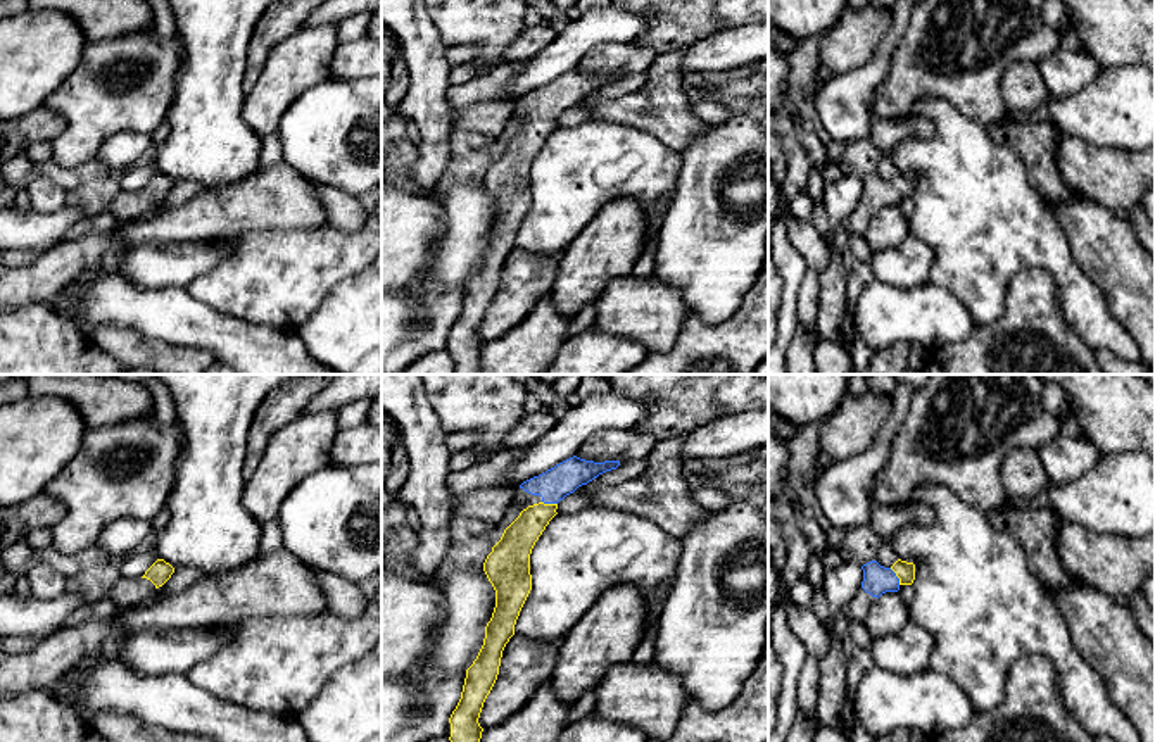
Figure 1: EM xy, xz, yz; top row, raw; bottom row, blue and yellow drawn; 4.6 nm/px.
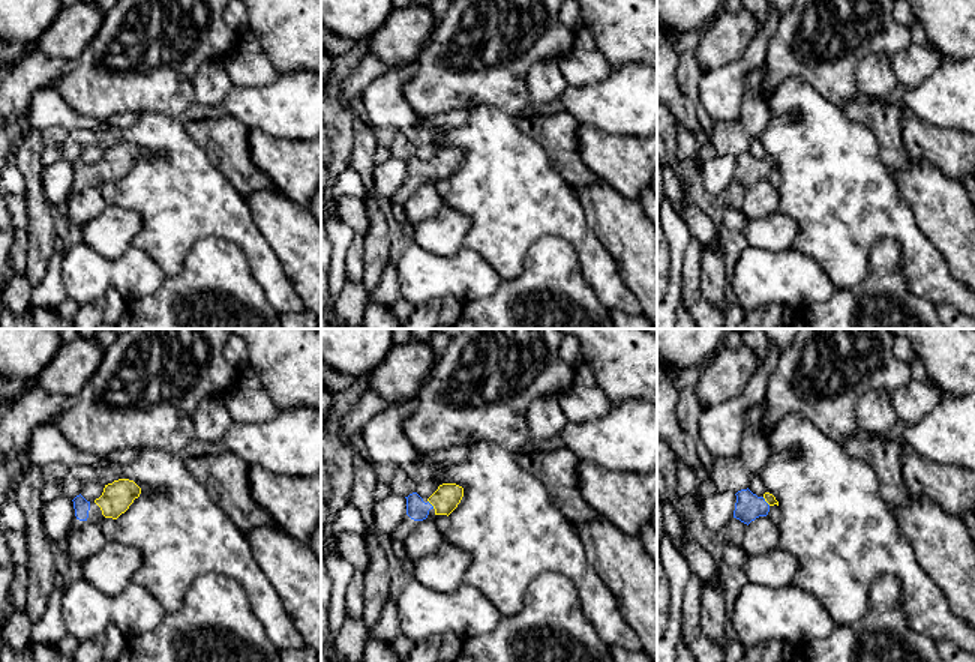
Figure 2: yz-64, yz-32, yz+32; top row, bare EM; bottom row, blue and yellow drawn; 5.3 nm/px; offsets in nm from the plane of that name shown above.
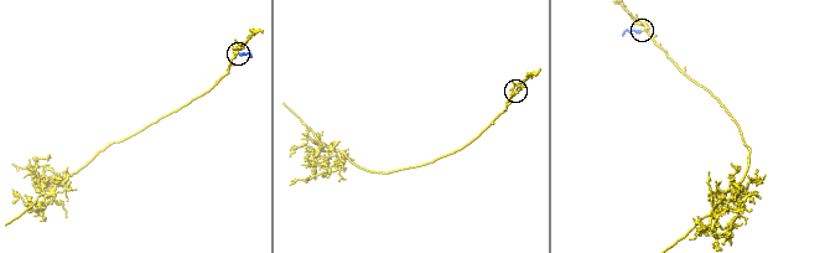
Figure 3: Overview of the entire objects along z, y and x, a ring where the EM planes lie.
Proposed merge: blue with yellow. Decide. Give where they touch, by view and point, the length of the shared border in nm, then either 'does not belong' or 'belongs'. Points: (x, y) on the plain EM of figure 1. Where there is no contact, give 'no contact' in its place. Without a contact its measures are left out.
yz (896, 190) | 90 nm | belongs

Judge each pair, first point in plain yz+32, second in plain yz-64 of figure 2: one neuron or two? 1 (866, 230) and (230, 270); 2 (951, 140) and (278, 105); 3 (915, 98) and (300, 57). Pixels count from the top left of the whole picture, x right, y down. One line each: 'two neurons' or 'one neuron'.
1: two neurons
2: two neurons
3: two neurons

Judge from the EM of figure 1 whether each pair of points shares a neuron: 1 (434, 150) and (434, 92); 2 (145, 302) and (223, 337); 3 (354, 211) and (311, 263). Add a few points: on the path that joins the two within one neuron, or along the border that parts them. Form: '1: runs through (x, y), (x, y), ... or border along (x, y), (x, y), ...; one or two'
1: runs through (434, 137), (434, 106); one
2: runs through (164, 314), (171, 314), (190, 326), (204, 328); one
3: border along (328, 221), (342, 230), (363, 228); two

